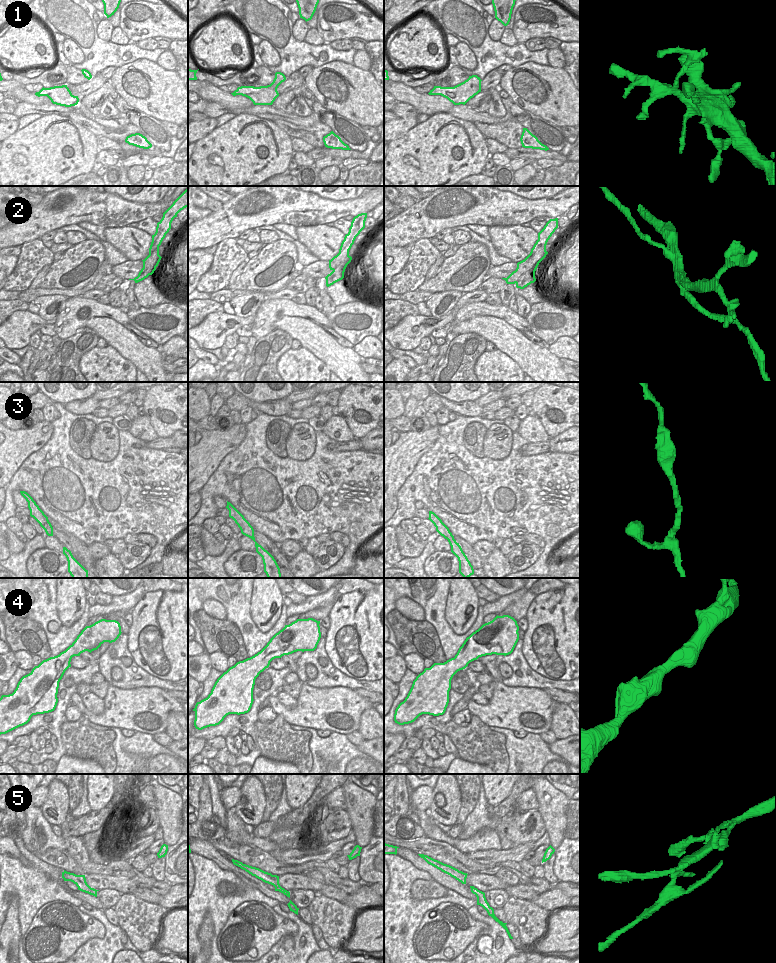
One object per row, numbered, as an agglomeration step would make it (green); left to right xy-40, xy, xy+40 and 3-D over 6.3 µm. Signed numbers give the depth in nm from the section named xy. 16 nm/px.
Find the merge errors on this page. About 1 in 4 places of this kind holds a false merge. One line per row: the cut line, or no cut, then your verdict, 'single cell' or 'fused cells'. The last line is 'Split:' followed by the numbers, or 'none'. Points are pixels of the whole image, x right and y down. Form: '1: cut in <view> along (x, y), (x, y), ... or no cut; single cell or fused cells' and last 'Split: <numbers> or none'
1: no cut; single cell
2: cut in xy+40 along (535, 269), (527, 270), (516, 283); fused cells
3: no cut; single cell
4: no cut; single cell
5: cut in xy along (281, 887), (275, 889); fused cells
Split: 2, 5

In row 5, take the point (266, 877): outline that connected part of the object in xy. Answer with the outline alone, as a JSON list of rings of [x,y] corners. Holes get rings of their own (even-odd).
[[[232,859],[232,862],[234,865],[240,867],[241,869],[245,870],[252,876],[255,876],[256,878],[262,880],[265,883],[271,884],[275,887],[275,889],[282,888],[279,884],[279,876],[272,875],[271,873],[265,872],[259,868],[252,867],[246,864],[243,864],[242,862],[238,860]]]

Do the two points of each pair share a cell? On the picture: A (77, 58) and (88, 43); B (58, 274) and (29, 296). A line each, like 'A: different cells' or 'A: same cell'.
A: different cells
B: different cells

